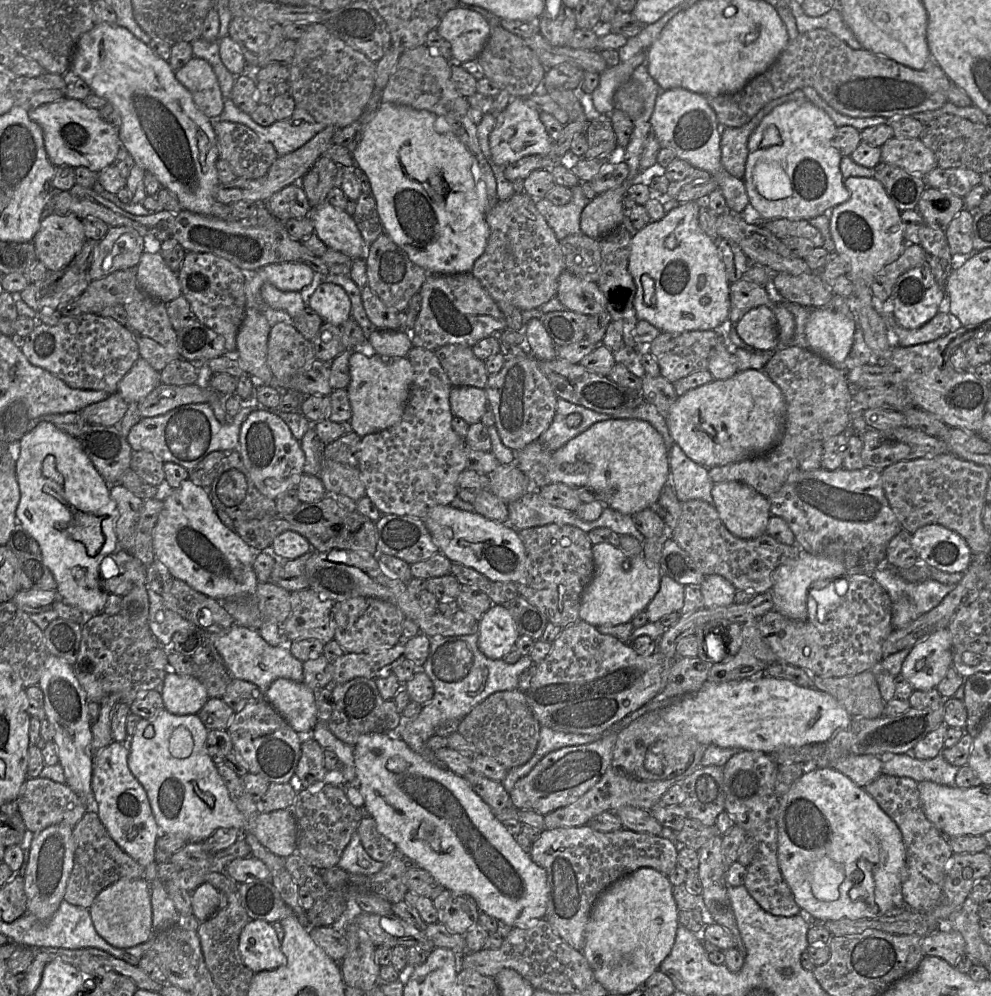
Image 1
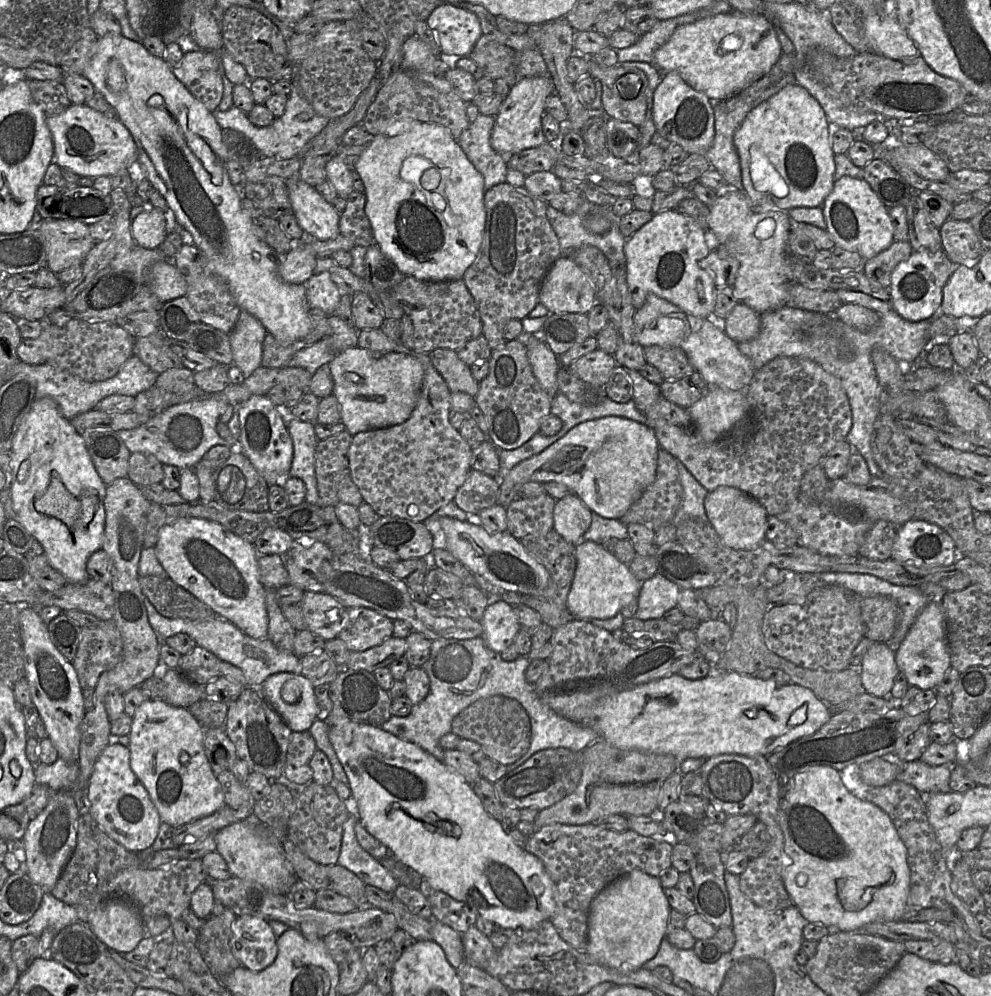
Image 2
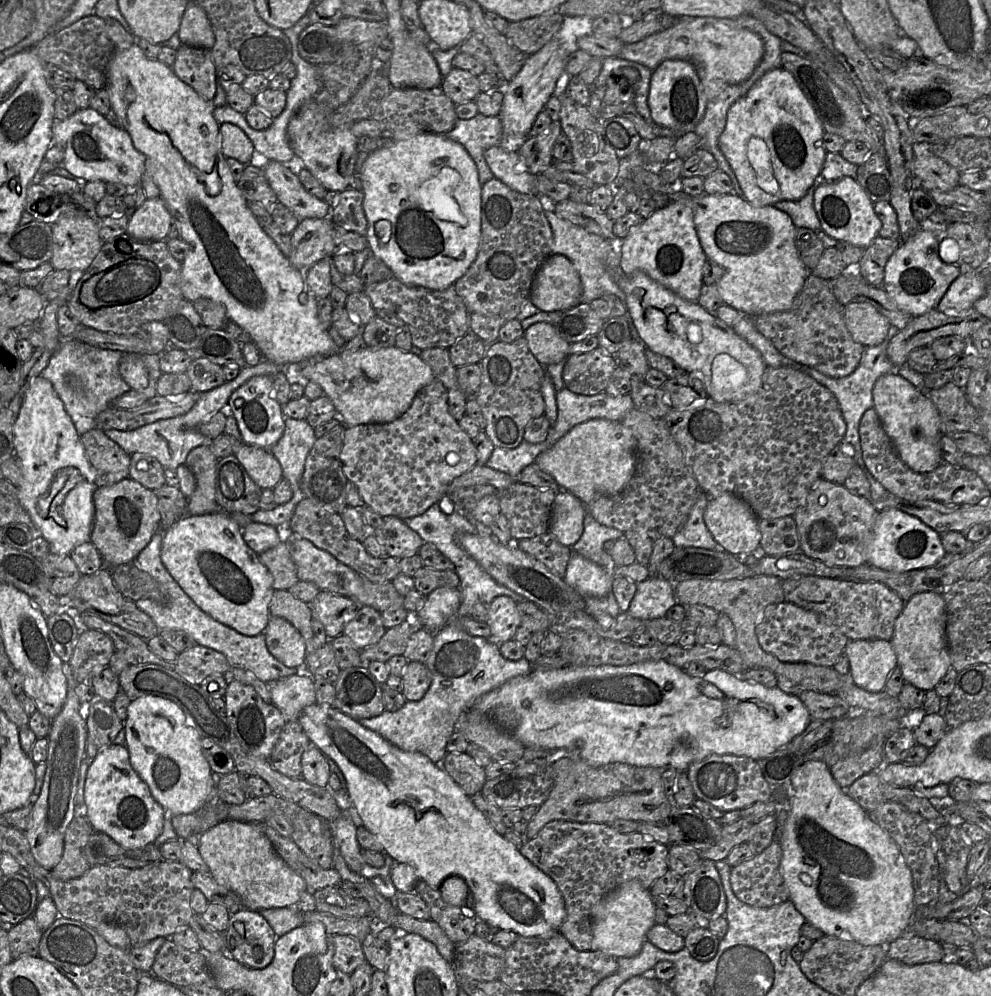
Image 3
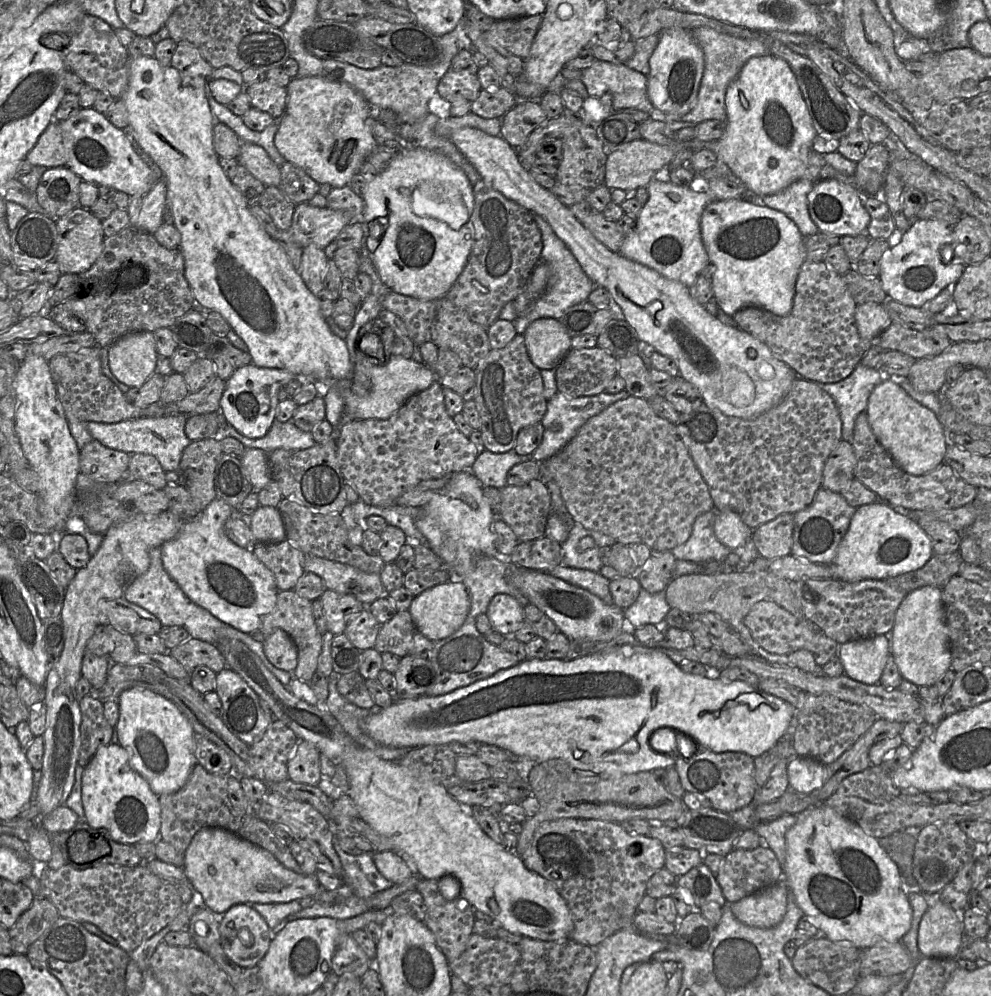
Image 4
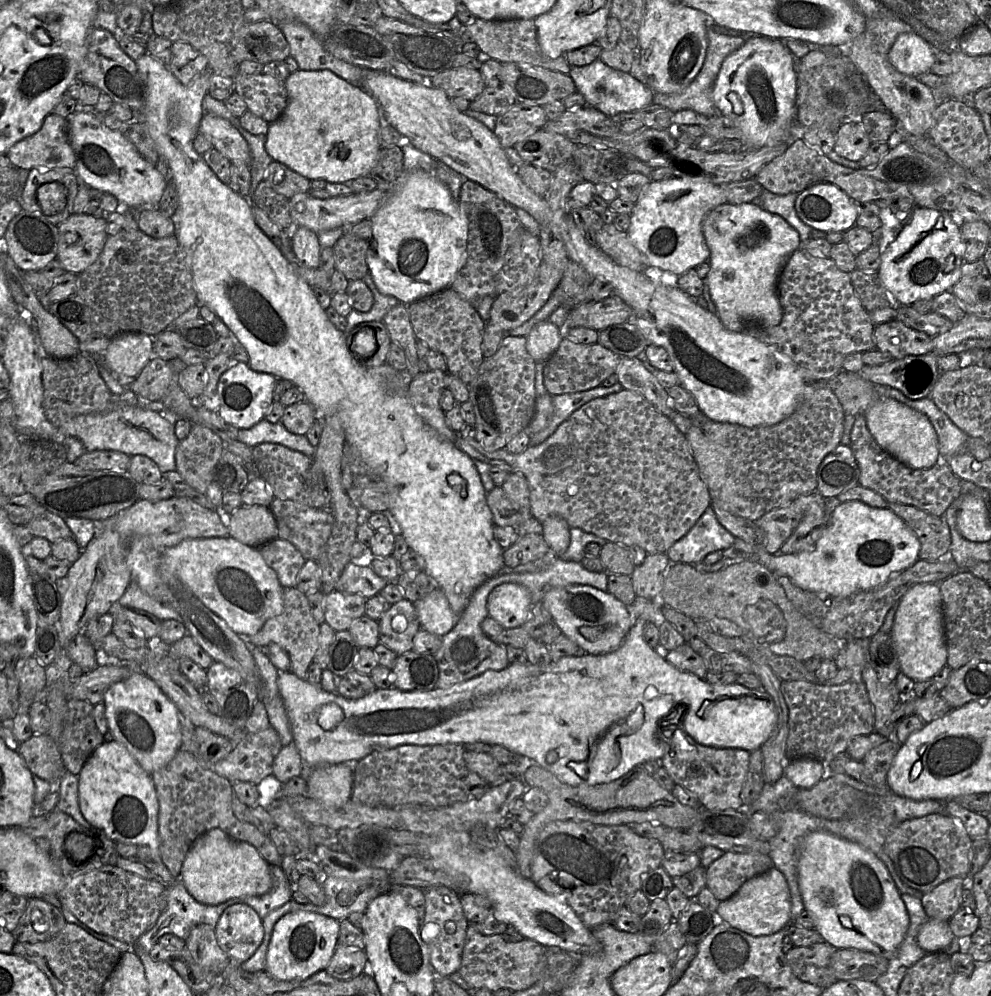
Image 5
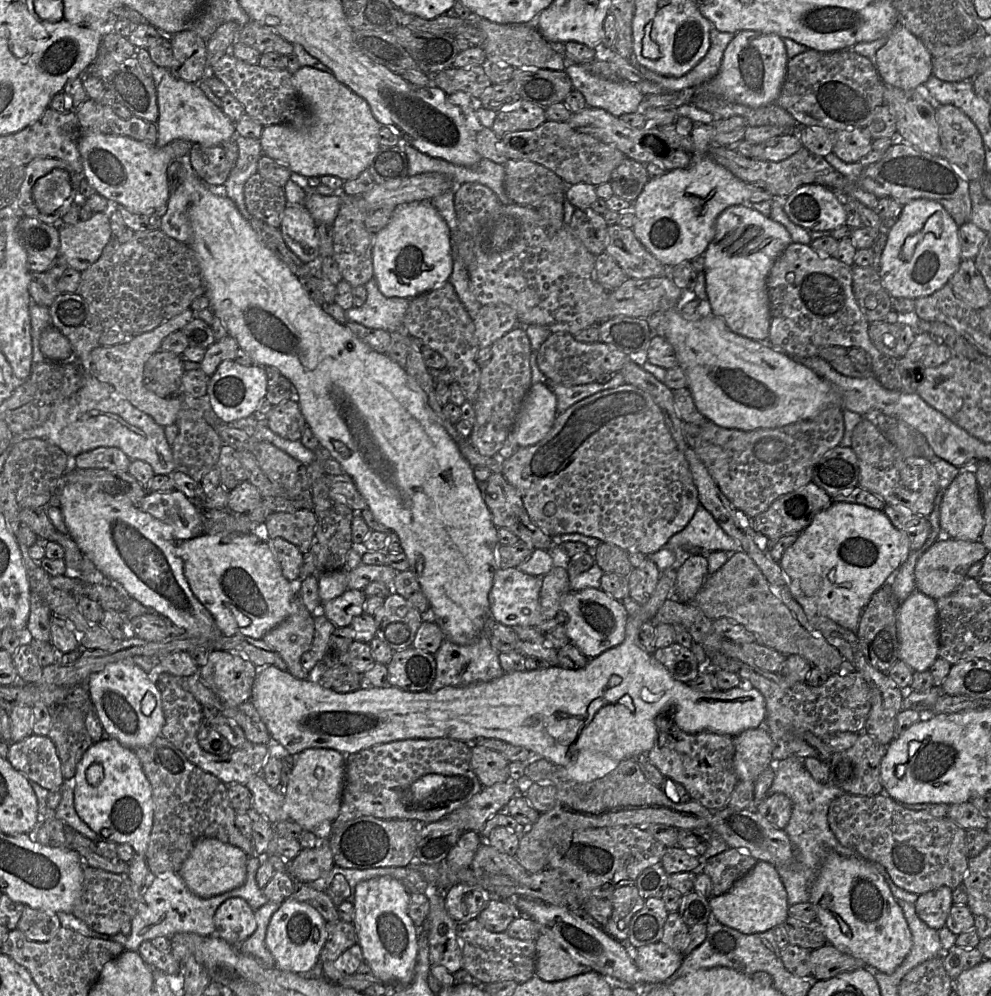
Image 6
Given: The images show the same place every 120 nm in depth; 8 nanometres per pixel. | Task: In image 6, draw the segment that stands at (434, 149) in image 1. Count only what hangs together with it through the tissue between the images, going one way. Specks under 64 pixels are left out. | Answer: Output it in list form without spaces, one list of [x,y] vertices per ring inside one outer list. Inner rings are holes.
[[[430,201],[397,205],[388,224],[373,238],[373,270],[385,297],[412,299],[447,282],[453,270],[451,230]]]

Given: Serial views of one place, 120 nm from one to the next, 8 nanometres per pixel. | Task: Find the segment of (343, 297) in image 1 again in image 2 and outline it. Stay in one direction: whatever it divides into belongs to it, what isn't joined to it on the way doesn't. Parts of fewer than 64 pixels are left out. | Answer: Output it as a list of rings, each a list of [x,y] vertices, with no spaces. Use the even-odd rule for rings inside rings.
[[[327,272],[314,273],[304,285],[311,308],[320,308],[328,315],[334,313],[342,292]]]

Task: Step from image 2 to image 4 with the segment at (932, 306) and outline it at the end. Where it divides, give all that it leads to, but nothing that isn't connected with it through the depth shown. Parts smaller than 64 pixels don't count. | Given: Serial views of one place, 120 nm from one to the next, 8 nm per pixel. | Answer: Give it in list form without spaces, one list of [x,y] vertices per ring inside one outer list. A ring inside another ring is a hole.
[[[917,219],[909,229],[904,232],[901,241],[889,248],[881,259],[879,279],[887,297],[907,306],[925,308],[925,304],[940,293],[948,285],[954,285],[961,277],[964,269],[964,261],[961,256],[948,255],[951,262],[943,263],[941,250],[945,245],[953,244],[950,238],[952,226],[941,220]]]

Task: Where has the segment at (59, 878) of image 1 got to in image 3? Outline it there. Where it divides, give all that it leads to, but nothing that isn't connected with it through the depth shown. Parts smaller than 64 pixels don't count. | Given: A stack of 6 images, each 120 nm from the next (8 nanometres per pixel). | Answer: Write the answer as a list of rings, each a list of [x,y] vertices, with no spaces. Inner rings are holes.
[[[64,663],[67,678],[67,697],[59,714],[51,721],[48,735],[48,756],[46,772],[40,794],[34,804],[32,818],[25,831],[30,851],[39,865],[52,870],[61,860],[64,850],[64,837],[67,827],[75,817],[75,797],[81,762],[85,756],[87,728],[80,715],[81,702],[76,694],[79,684],[69,667]]]

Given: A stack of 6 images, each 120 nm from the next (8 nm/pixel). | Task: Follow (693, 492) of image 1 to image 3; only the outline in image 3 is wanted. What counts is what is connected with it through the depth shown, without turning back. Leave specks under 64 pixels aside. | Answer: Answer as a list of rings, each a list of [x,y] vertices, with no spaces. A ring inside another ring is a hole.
[[[702,493],[693,505],[688,518],[681,529],[672,537],[676,548],[697,547],[708,550],[723,551],[704,522],[704,513],[709,496]]]

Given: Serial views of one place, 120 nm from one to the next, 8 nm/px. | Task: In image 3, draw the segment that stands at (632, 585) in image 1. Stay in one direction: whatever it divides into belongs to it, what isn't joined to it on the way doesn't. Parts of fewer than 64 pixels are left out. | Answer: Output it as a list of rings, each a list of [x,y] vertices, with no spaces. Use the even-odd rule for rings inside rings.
[[[571,550],[564,581],[582,597],[603,597],[612,590],[614,574]]]

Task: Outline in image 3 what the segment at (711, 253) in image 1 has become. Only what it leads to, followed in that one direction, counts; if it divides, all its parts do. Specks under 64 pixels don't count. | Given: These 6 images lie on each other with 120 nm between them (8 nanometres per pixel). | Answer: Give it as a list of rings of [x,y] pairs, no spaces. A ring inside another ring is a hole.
[[[670,201],[632,227],[620,244],[621,270],[625,275],[643,271],[650,278],[684,300],[697,302],[703,286],[703,265],[707,256],[698,238],[691,207]]]

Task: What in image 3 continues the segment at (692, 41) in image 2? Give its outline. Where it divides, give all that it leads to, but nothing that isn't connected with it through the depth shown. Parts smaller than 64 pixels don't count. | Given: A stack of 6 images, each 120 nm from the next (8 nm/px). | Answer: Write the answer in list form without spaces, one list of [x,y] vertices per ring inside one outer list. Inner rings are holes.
[[[723,24],[706,25],[694,32],[693,40],[695,40],[695,66],[701,67],[708,78],[728,84],[739,84],[747,80],[764,54],[762,38],[744,28],[730,28]]]

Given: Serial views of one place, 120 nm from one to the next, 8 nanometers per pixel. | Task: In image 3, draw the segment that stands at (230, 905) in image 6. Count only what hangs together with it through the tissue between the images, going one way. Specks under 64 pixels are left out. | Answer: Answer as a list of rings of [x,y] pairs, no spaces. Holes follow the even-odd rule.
[[[242,908],[230,915],[224,932],[229,956],[249,969],[268,966],[274,957],[274,946],[278,936],[259,911]],[[242,922],[244,935],[240,935],[234,924]]]

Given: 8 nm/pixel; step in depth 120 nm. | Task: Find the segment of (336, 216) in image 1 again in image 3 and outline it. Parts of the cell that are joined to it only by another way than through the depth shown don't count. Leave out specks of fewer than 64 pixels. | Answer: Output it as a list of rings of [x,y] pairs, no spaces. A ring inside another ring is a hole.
[[[269,160],[264,166],[264,173],[278,201],[291,210],[300,221],[330,216],[331,206],[324,199],[318,199],[307,192],[297,174],[280,162]]]

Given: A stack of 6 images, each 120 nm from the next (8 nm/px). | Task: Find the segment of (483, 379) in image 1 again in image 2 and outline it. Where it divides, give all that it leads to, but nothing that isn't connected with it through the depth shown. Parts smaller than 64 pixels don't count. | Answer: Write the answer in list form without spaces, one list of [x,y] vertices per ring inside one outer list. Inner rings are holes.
[[[438,348],[428,355],[451,392],[465,392],[473,397],[477,395],[480,383],[472,376],[470,366],[458,357],[457,351]]]

